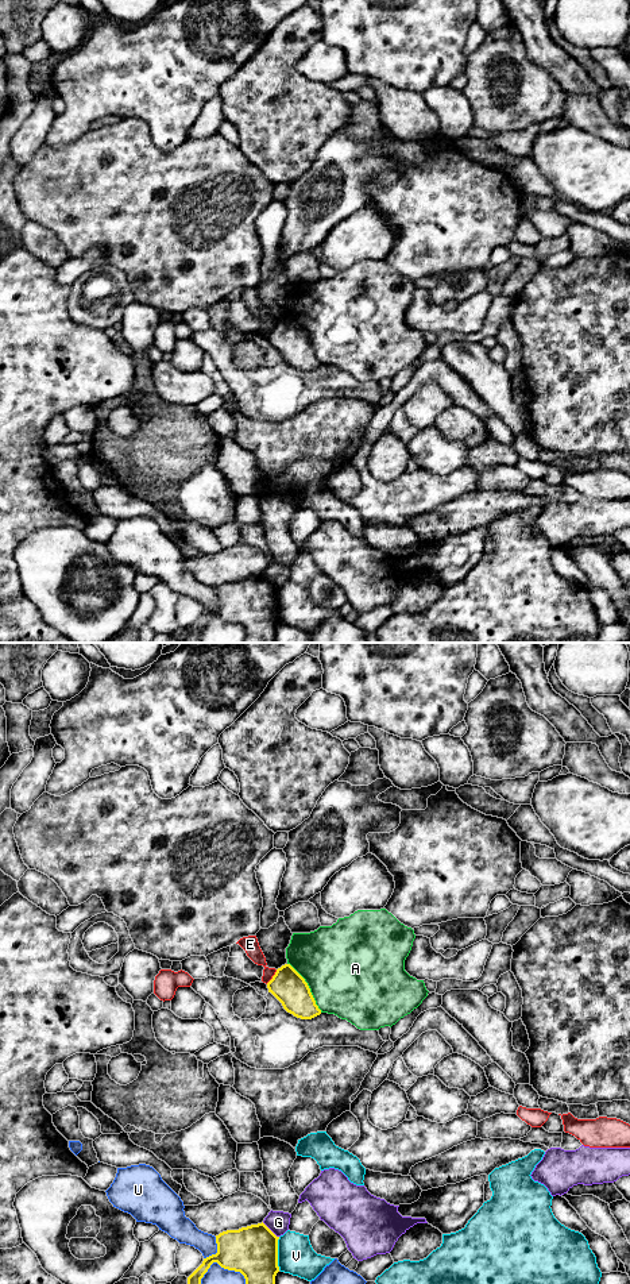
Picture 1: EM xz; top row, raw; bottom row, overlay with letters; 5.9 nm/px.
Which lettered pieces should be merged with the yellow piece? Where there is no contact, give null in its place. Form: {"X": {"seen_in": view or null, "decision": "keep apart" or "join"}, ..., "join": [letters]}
{"A": {"seen_in": "xz", "decision": "keep apart"}, "E": {"seen_in": "xz", "decision": "keep apart"}, "G": {"seen_in": "xz", "decision": "keep apart"}, "U": {"seen_in": "xz", "decision": "keep apart"}, "V": {"seen_in": "xz", "decision": "keep apart"}, "join": []}

